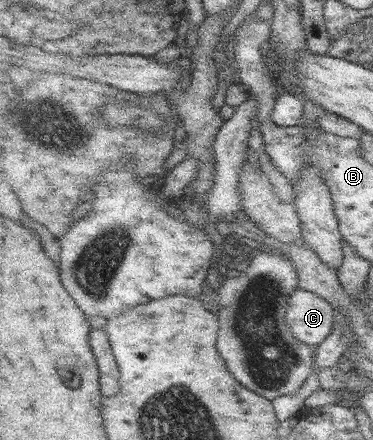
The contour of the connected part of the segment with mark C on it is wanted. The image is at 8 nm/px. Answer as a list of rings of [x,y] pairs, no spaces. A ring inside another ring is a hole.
[[[299,287],[287,307],[287,320],[296,338],[317,349],[335,331],[335,310],[322,295]]]

